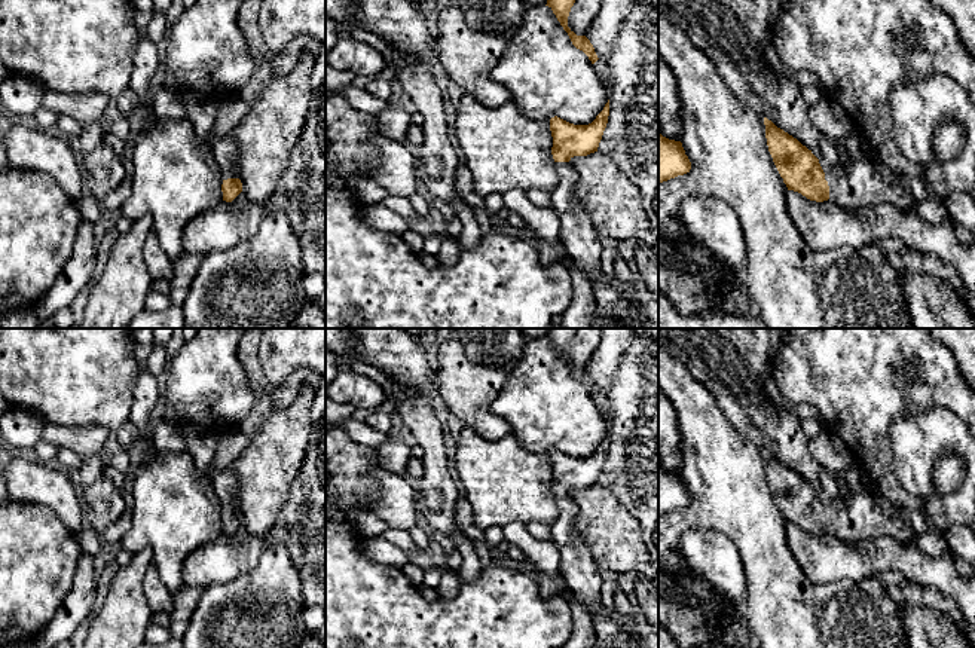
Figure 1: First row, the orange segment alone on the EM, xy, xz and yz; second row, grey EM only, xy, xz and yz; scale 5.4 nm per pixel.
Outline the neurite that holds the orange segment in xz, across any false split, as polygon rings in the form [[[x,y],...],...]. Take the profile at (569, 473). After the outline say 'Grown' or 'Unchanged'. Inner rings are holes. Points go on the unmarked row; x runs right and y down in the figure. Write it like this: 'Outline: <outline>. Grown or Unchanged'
Outline: [[[609,432],[603,443],[589,458],[574,458],[557,449],[550,452],[550,464],[553,470],[551,487],[557,505],[557,516],[551,522],[551,542],[560,553],[560,574],[572,594],[583,603],[593,618],[596,642],[600,648],[644,648],[639,645],[639,638],[626,635],[624,627],[617,621],[617,614],[609,612],[602,602],[602,578],[597,563],[593,560],[590,550],[584,540],[575,534],[574,525],[578,514],[578,505],[572,501],[571,492],[574,489],[587,489],[597,485],[603,464],[609,449]]]. Grown

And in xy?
Outline: [[[221,470],[217,471],[210,480],[221,501],[223,534],[232,535],[242,525],[242,516],[238,511],[235,501],[235,489],[238,487],[236,476],[230,470]]]. Grown

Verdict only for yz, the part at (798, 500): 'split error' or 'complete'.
split error

